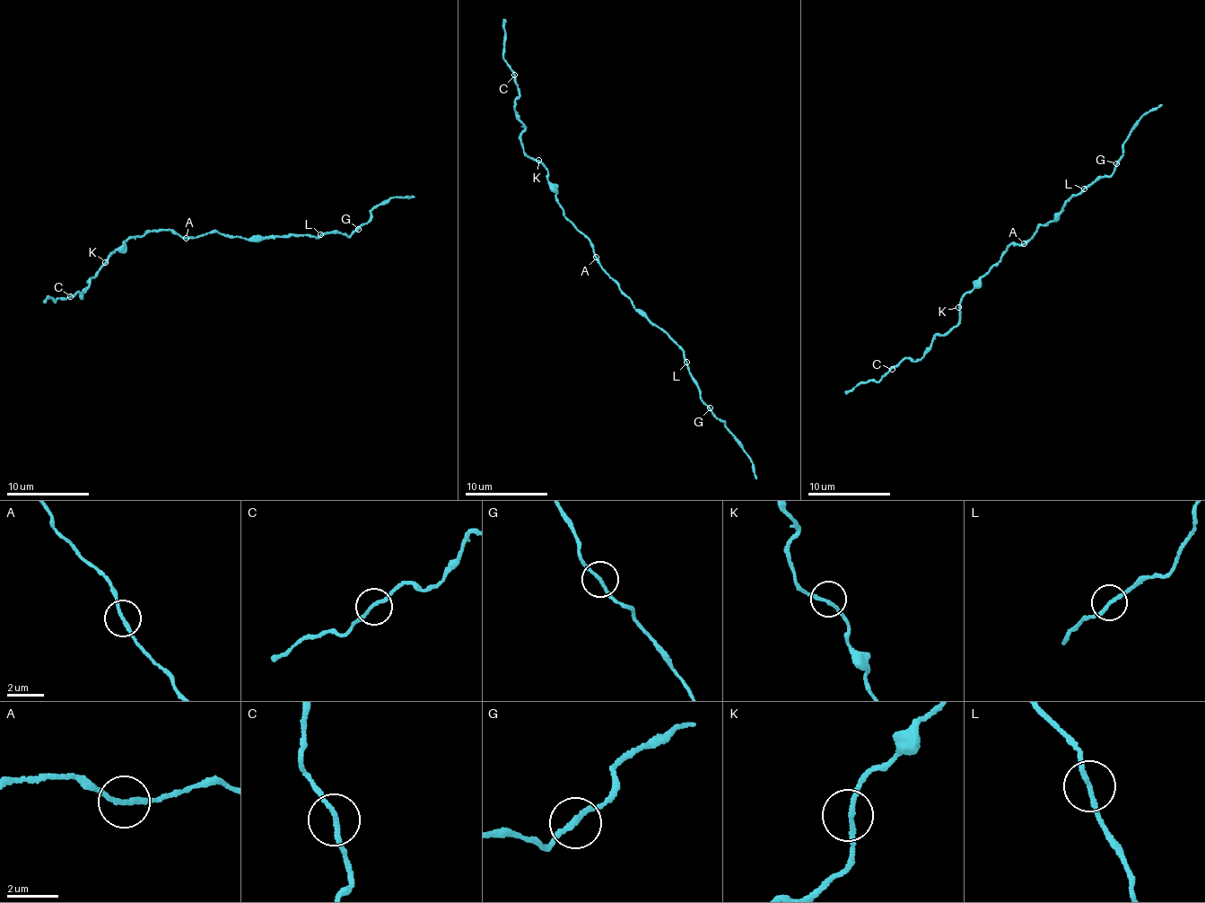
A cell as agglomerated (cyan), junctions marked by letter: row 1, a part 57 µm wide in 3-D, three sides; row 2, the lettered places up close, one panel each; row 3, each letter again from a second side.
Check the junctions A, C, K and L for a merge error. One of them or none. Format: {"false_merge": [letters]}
{"false_merge": ["L"]}

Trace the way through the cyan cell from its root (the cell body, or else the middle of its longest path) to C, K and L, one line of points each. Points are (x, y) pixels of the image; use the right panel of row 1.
C: (1025, 243), (1012, 243), (975, 281), (962, 298), (958, 322), (933, 337), (921, 358), (901, 359), (892, 369)
K: (1025, 243), (1012, 243), (1007, 248), (998, 263), (975, 281), (962, 298), (958, 307)
L: (1025, 243), (1034, 236), (1038, 227), (1054, 220), (1066, 202), (1085, 188)

